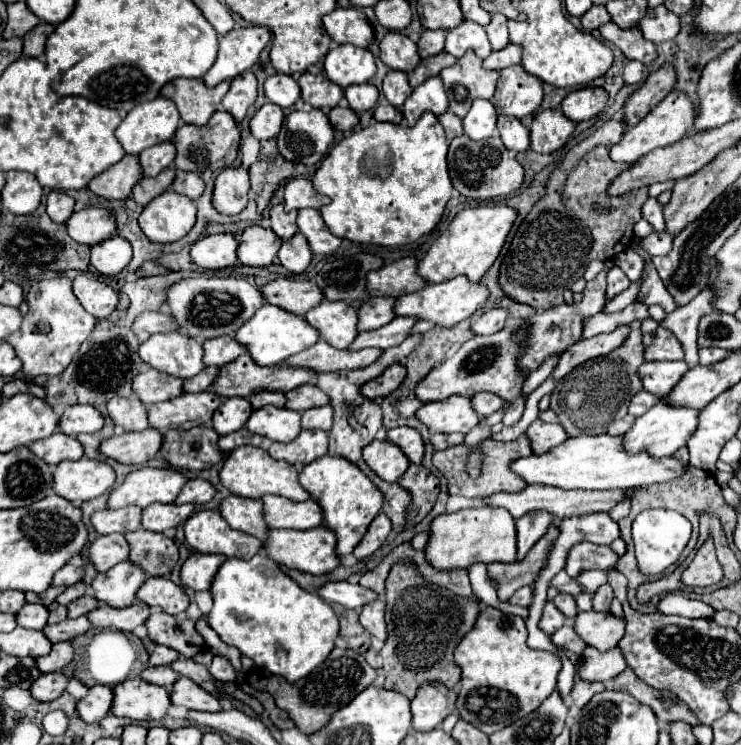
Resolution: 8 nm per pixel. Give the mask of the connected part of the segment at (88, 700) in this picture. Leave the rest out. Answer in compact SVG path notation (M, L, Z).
M94 685L88 689L88 695L76 703L76 711L82 721L96 723L98 719L110 713L112 705L112 687Z

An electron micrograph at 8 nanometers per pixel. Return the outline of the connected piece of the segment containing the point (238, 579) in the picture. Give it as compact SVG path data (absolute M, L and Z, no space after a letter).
M268 557L226 559L214 575L210 593L214 607L206 619L218 637L226 645L238 647L256 665L282 675L290 683L306 677L334 649L338 635L334 609L318 595L304 591Z

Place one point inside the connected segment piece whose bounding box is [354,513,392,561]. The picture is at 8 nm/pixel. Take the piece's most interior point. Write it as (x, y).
(379, 528)

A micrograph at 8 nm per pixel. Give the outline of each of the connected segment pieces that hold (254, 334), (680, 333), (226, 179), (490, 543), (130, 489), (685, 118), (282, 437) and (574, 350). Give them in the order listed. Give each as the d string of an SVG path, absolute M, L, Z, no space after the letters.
M262 305L254 317L250 317L238 331L236 331L236 341L240 345L244 345L250 353L250 357L258 363L258 365L276 365L282 363L282 359L296 355L308 347L312 347L318 341L318 331L314 331L314 327L310 327L302 317L288 313L276 305Z
M704 289L686 307L680 307L674 313L668 313L660 321L660 327L666 327L682 343L682 349L686 355L684 361L688 363L688 367L698 365L698 345L696 345L698 321L700 321L700 317L708 315L710 311L714 311L712 295L708 289Z
M230 167L216 177L212 203L220 213L236 215L246 207L248 191L250 191L248 171L244 167Z
M474 507L462 509L450 515L438 515L430 523L430 539L424 549L426 561L438 571L452 571L452 569L468 569L474 563L514 563L516 561L516 527L514 519L508 511L498 507Z
M144 467L126 475L124 483L112 489L106 509L136 505L140 509L152 503L172 503L188 479L174 469Z
M672 91L638 125L634 125L634 127L624 131L620 143L616 143L610 149L610 159L612 161L622 161L622 163L634 163L642 155L650 153L652 149L674 145L676 141L680 141L688 133L688 129L694 123L694 117L696 117L696 113L694 113L694 107L692 107L690 99L684 93L680 93L680 91Z
M270 405L252 411L250 419L246 421L246 427L256 435L262 435L280 443L290 443L302 431L298 411L278 409Z
M620 325L616 327L612 333L602 333L602 335L596 335L596 337L590 337L590 339L582 339L580 343L572 345L558 361L556 369L552 371L552 377L554 381L560 381L564 379L574 367L590 361L590 359L596 359L596 357L602 357L602 355L608 355L612 349L620 347L622 341L626 339L628 335L628 327L626 325Z

